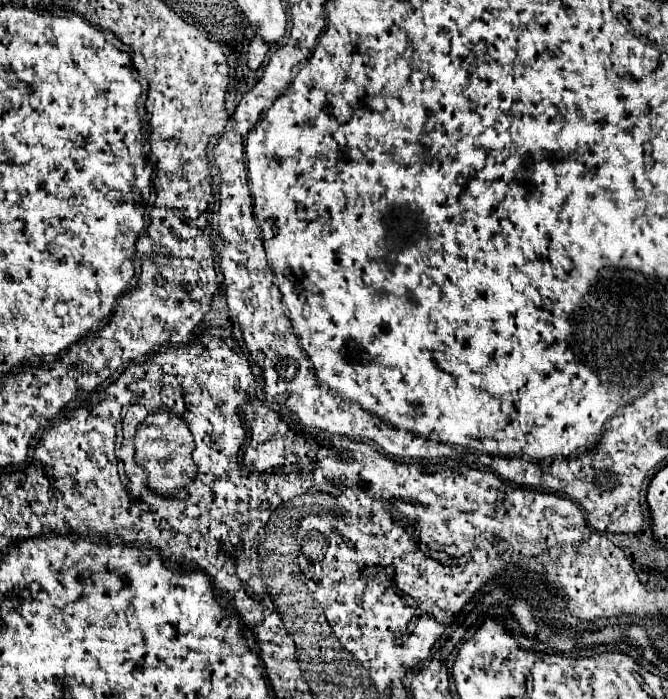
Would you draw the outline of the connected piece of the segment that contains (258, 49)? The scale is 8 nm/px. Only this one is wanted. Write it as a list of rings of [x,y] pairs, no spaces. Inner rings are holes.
[[[254,37],[252,43],[250,43],[250,49],[248,49],[248,67],[252,71],[256,71],[264,63],[266,53],[268,53],[268,45],[262,39]]]

